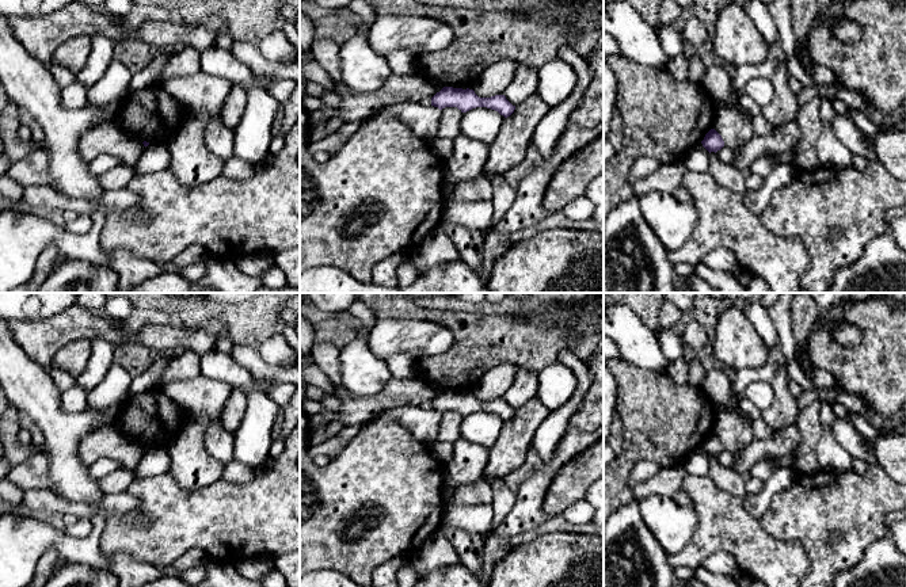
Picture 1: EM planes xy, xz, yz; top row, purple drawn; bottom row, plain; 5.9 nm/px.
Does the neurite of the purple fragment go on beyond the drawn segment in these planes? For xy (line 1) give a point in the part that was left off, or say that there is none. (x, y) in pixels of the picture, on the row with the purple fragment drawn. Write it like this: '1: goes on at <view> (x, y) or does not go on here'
1: does not go on here

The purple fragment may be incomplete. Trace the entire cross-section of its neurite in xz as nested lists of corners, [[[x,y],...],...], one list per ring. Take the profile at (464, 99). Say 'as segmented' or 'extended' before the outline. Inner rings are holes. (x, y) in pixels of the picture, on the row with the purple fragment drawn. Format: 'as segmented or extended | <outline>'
as segmented | [[[444,87],[431,98],[431,106],[439,110],[445,107],[457,107],[461,113],[467,113],[476,107],[487,107],[498,111],[505,118],[510,117],[515,106],[513,106],[505,95],[495,95],[491,98],[479,98],[473,89],[462,89],[453,87]]]

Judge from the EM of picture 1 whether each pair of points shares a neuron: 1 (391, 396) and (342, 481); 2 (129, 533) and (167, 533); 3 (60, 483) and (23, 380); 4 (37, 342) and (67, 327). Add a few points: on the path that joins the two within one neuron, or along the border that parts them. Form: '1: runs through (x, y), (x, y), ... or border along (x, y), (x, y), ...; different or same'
1: border along (381, 414), (366, 423); different
2: runs through (139, 533), (158, 533); same
3: runs through (60, 457), (60, 427), (48, 415), (44, 406); same
4: runs through (44, 339), (60, 330); same

